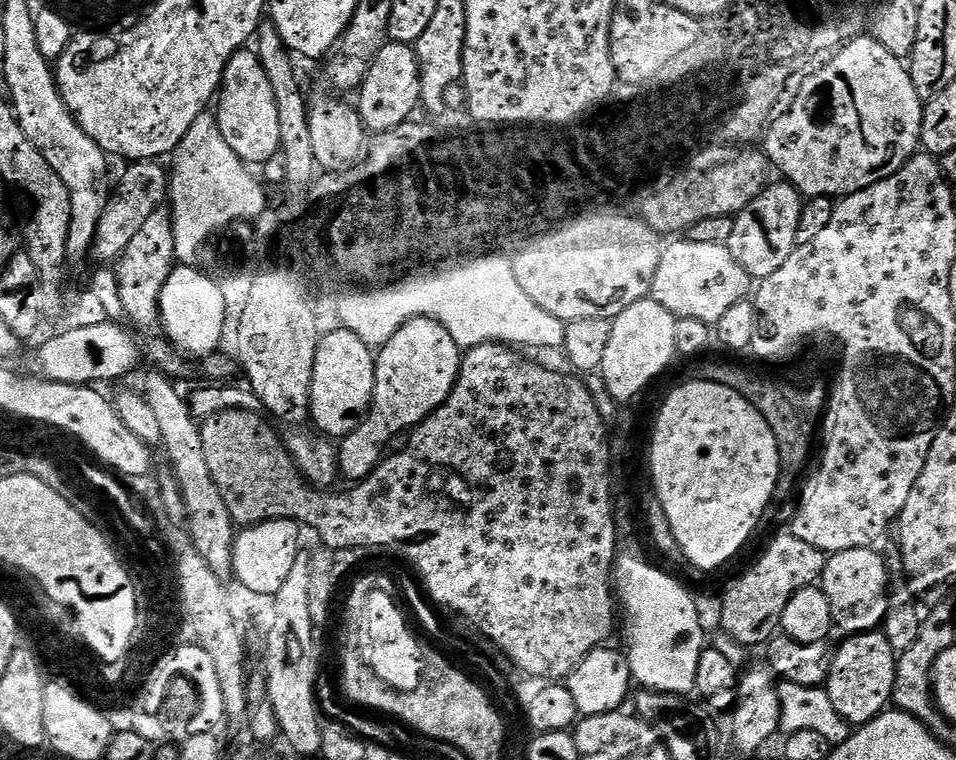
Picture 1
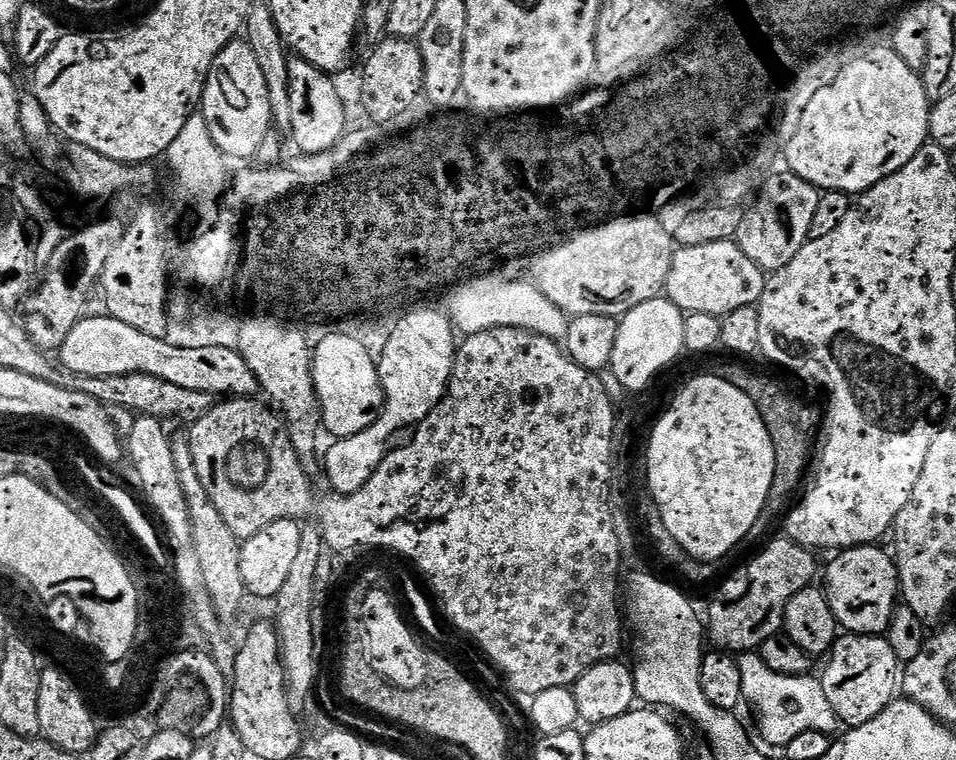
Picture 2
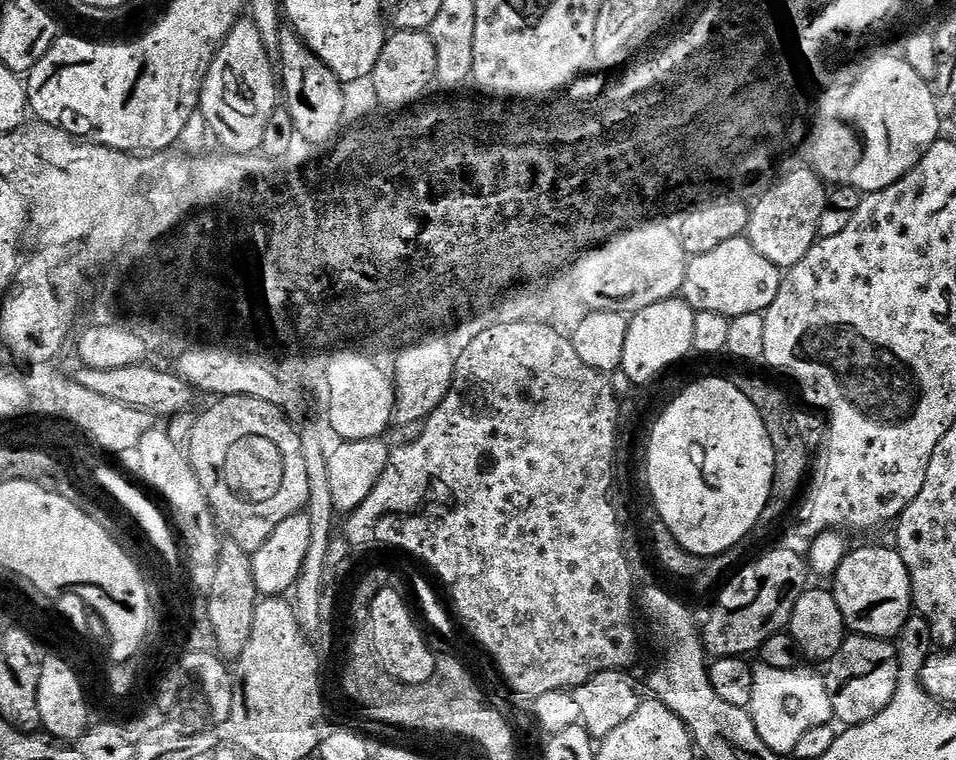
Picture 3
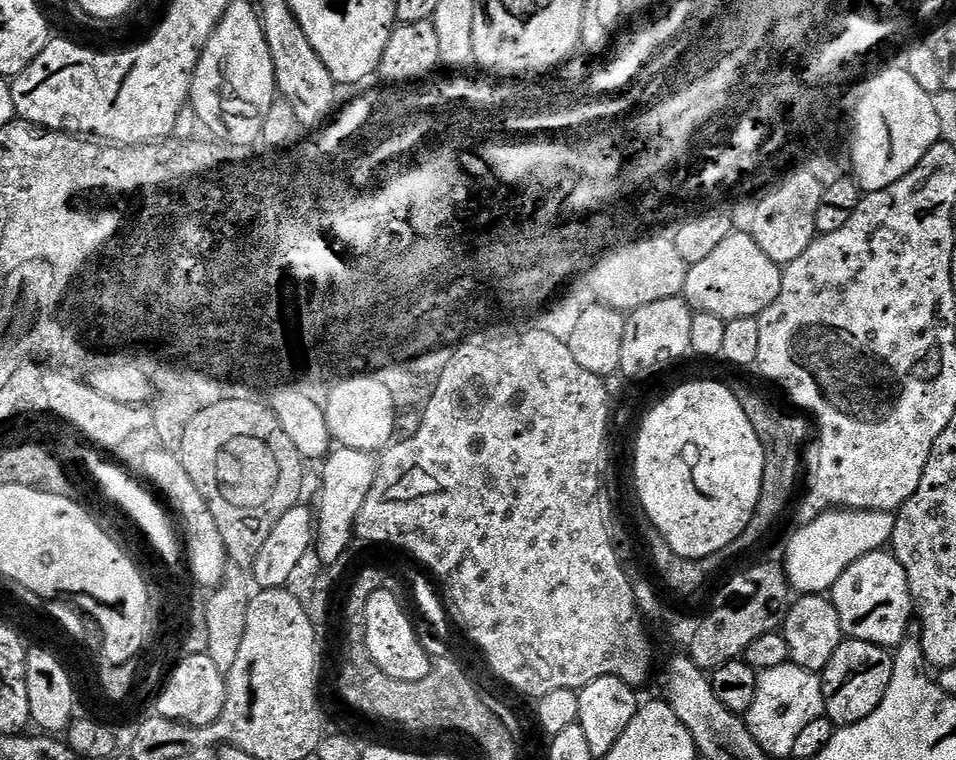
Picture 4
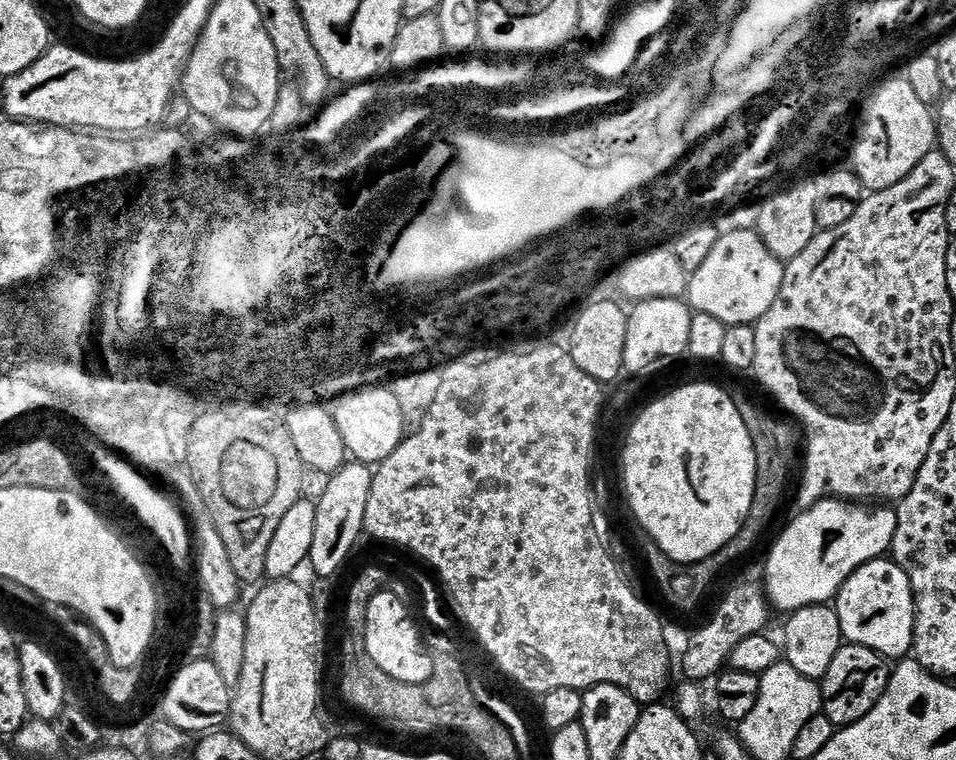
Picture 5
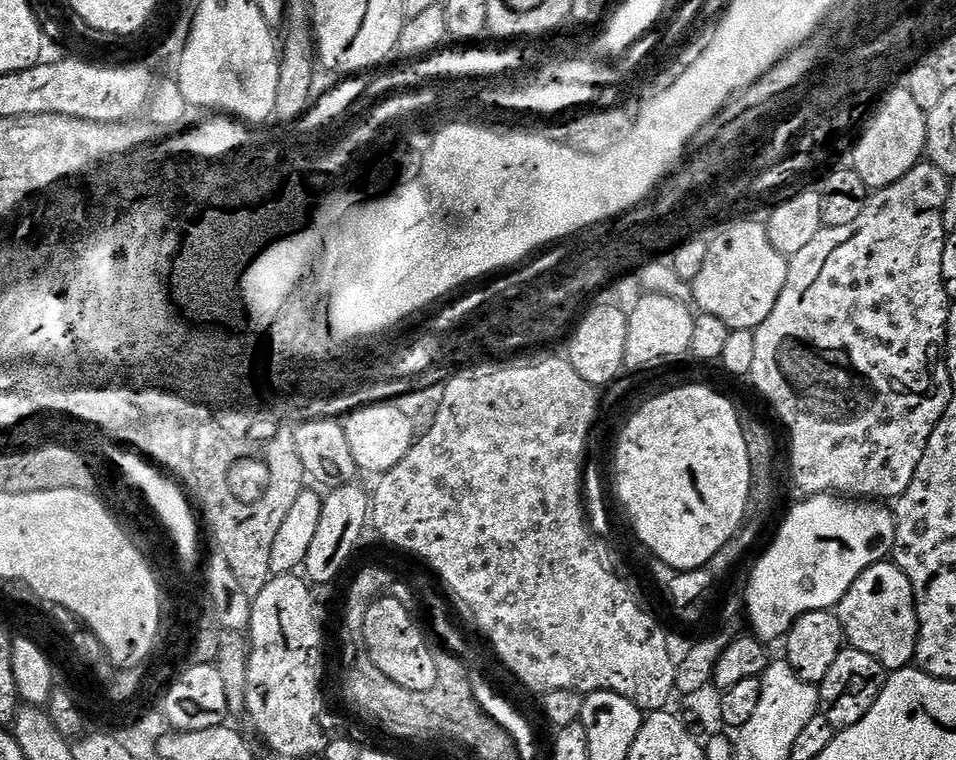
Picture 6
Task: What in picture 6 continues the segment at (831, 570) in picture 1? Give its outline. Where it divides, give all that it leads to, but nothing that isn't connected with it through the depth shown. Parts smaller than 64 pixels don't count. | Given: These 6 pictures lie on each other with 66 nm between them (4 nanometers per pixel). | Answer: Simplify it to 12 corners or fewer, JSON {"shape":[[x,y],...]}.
{"shape":[[870,566],[838,605],[849,645],[885,670],[916,659],[910,578]]}

